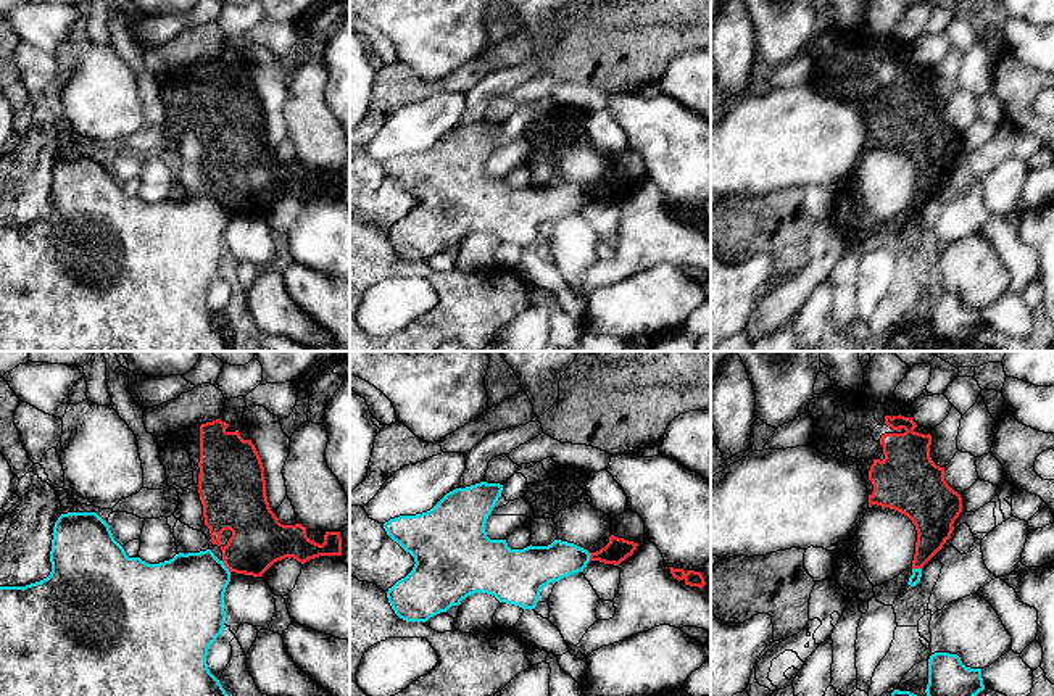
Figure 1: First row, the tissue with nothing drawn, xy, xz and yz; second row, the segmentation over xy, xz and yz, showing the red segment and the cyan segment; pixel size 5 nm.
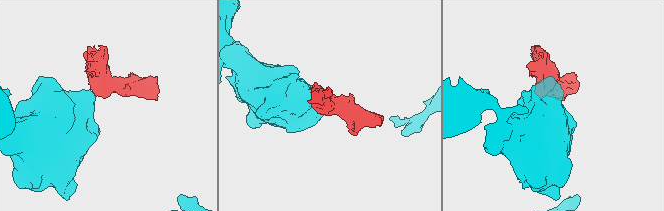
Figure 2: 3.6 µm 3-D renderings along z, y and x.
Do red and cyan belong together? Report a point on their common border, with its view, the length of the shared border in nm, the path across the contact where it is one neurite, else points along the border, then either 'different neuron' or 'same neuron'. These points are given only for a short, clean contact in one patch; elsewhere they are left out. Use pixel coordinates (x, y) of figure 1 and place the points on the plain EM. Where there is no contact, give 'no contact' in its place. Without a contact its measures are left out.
meets red in xy at (226, 205); contact 80 nm long; border along xy (221, 200), (229, 211); different neuron

